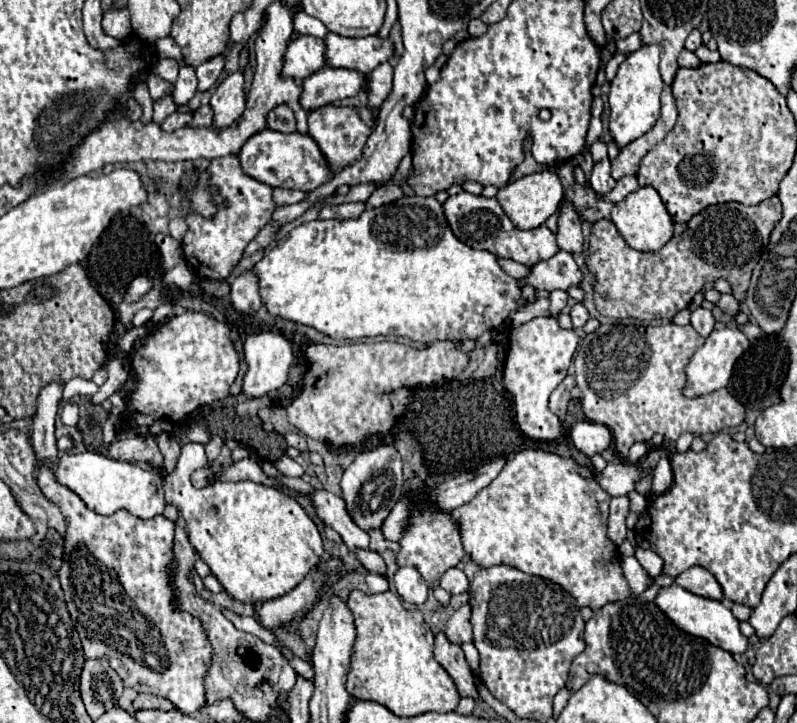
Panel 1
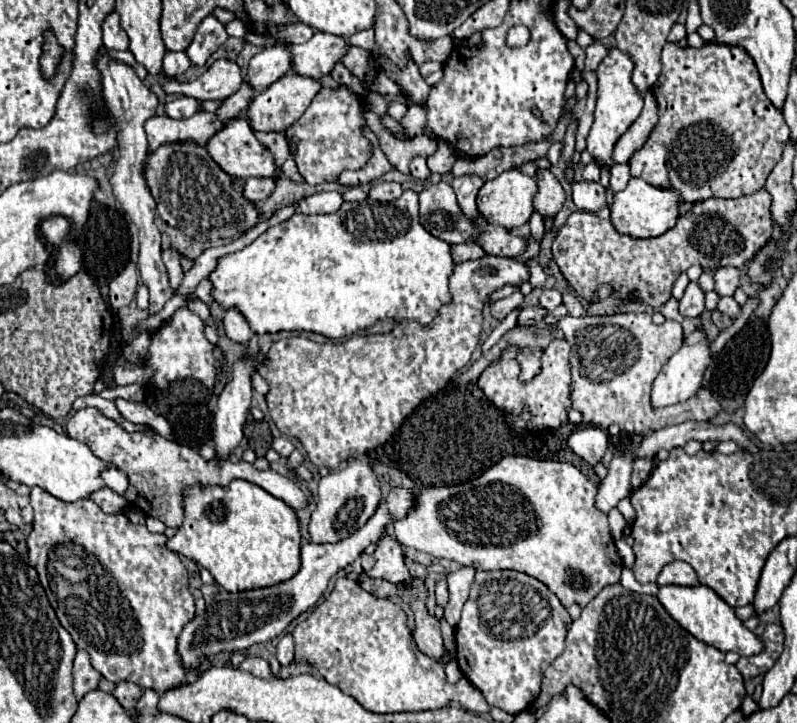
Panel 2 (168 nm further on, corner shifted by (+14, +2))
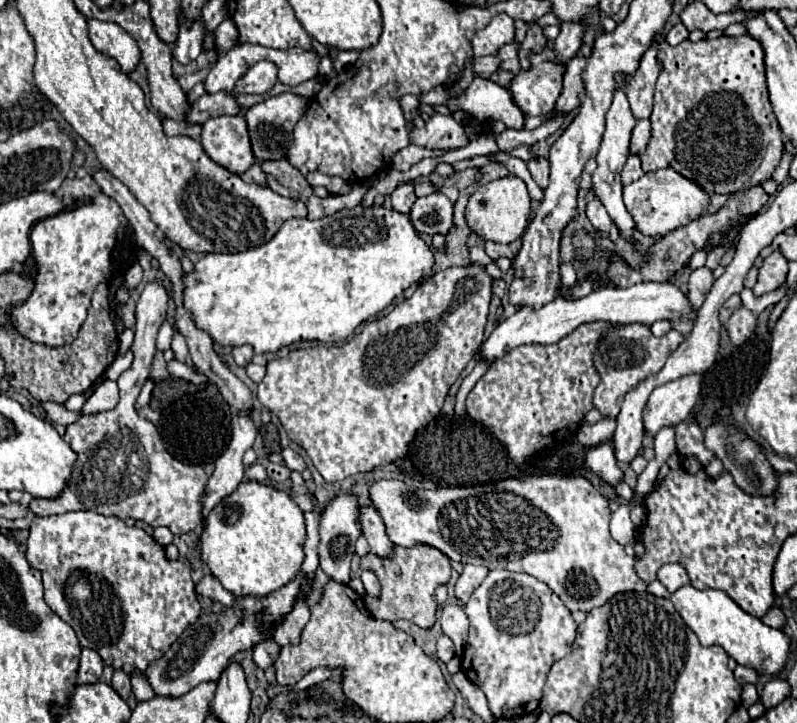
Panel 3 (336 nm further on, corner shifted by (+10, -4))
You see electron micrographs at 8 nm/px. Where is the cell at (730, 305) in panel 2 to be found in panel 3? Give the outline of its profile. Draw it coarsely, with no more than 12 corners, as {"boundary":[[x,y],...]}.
{"boundary":[[744,306],[726,322],[734,344],[746,342],[756,328],[756,316]]}

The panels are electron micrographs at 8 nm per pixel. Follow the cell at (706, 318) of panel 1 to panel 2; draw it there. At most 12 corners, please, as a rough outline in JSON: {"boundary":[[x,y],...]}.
{"boundary":[[690,282],[680,298],[680,314],[698,318],[704,310],[704,290]]}

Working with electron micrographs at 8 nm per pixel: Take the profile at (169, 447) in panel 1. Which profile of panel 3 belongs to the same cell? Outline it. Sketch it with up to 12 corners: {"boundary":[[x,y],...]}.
{"boundary":[[44,402],[41,406],[52,422],[74,424],[81,412],[68,411],[63,405]]}

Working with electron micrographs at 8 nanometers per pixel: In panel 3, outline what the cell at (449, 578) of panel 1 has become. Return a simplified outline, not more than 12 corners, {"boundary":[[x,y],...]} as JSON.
{"boundary":[[446,604],[440,622],[460,656],[468,636],[462,606]]}

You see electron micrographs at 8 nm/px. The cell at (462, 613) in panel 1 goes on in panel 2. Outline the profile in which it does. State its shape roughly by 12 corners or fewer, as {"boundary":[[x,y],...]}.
{"boundary":[[462,566],[450,572],[450,602],[444,618],[450,626],[460,620],[460,610],[474,582],[474,568]]}

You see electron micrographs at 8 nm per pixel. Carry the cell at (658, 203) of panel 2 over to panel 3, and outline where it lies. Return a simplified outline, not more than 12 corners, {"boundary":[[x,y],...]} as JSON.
{"boundary":[[672,168],[624,186],[636,230],[662,238],[702,216],[708,194]]}

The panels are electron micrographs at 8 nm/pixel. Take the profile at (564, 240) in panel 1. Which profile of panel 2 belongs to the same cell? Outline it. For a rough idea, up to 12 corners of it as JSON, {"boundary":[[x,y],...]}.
{"boundary":[[546,168],[534,174],[534,208],[556,216],[564,204],[562,184]]}

